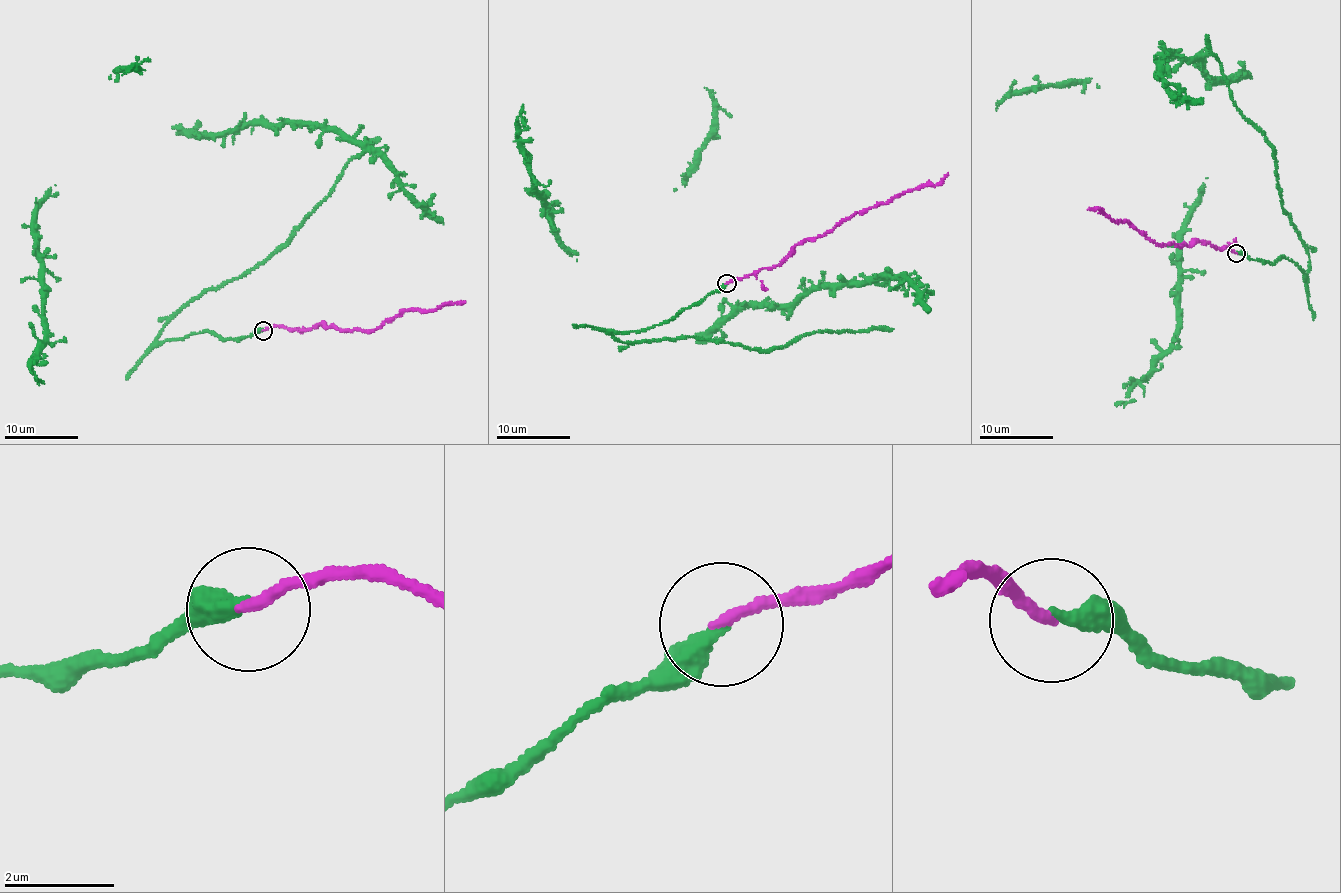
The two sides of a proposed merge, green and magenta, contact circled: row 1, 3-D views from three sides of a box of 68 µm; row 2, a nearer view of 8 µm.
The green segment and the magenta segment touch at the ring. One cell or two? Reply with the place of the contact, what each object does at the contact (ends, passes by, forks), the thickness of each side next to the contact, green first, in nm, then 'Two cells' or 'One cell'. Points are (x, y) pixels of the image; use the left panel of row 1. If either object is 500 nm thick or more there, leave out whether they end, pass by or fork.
Place: (263, 330). At the ring green ends. At the ring magenta ends. Thickness 320 nm (green) against 200 nm. One cell

